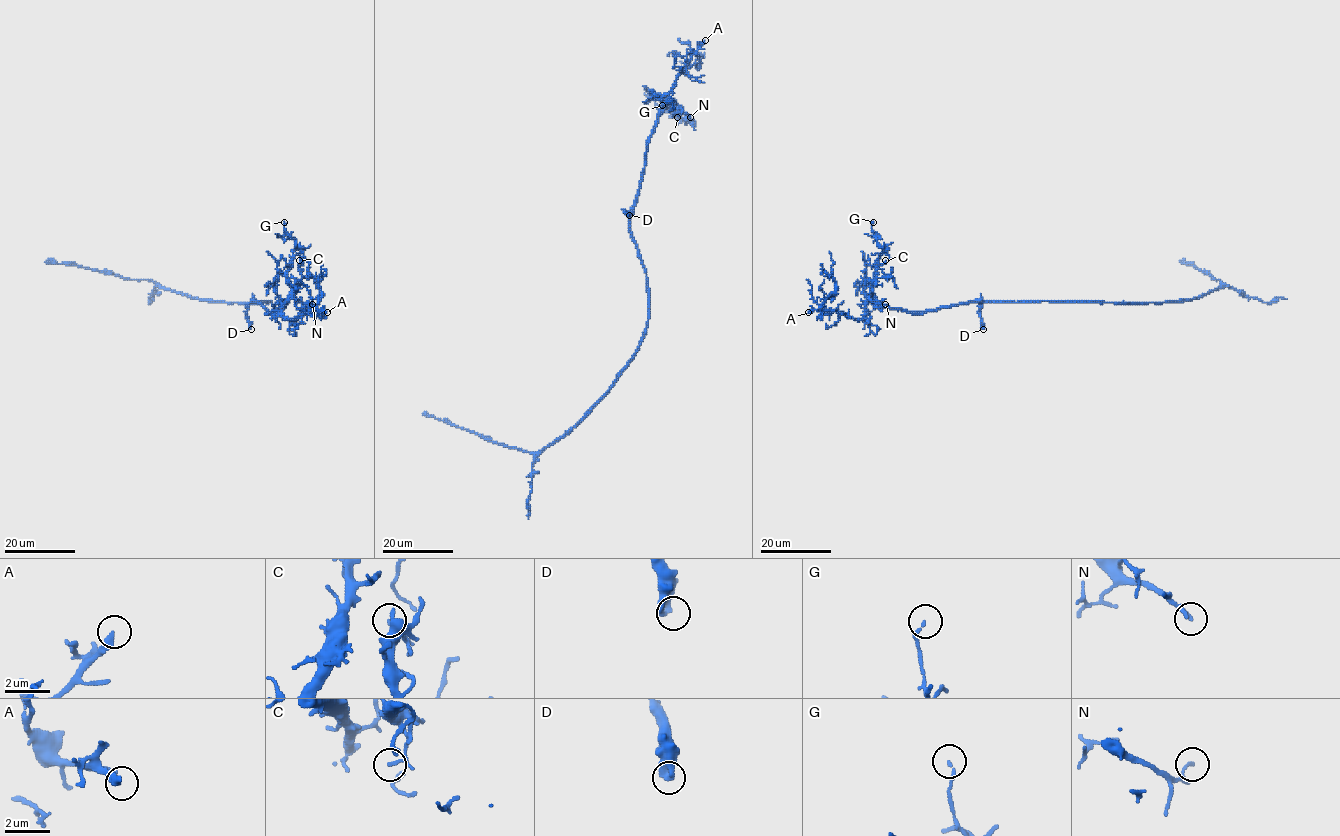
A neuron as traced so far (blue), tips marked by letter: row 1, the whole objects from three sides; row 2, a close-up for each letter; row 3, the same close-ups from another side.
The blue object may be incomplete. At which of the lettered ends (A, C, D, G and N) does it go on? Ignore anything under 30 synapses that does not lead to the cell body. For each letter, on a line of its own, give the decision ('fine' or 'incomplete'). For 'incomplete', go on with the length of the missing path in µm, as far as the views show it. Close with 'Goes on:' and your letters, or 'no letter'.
A: incomplete; missing 30 µm
C: fine
D: fine
G: fine
N: fine
Goes on: A

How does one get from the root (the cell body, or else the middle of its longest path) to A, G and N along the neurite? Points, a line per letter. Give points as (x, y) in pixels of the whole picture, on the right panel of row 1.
A: (1053, 301), (969, 302), (918, 312), (868, 303), (866, 313), (859, 319), (822, 310), (808, 312)
G: (1053, 301), (969, 302), (918, 312), (879, 306), (871, 298), (874, 267), (881, 252), (873, 233), (873, 222)
N: (1053, 301), (969, 302), (908, 312), (879, 306), (869, 297), (881, 305), (885, 304)

